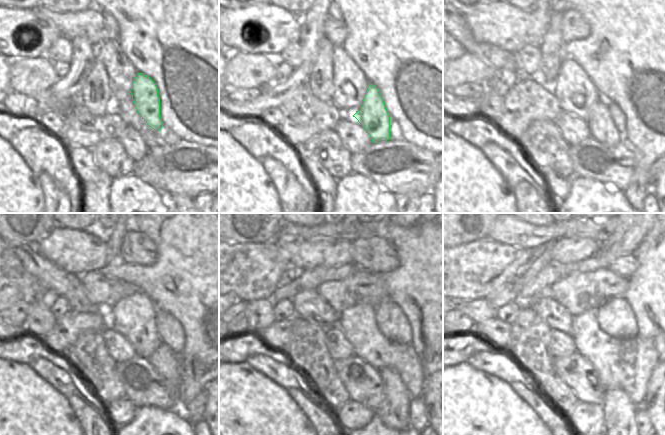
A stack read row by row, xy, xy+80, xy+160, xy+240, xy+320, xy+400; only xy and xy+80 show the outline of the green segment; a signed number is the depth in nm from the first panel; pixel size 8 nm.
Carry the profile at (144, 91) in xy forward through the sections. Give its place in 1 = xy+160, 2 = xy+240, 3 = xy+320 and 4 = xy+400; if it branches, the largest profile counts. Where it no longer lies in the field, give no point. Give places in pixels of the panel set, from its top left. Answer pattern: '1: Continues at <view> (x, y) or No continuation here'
1: Continues at xy+160 (602, 128)
2: Continues at xy+240 (167, 364)
3: Continues at xy+320 (394, 412)
4: Continues at xy+400 (619, 412)

